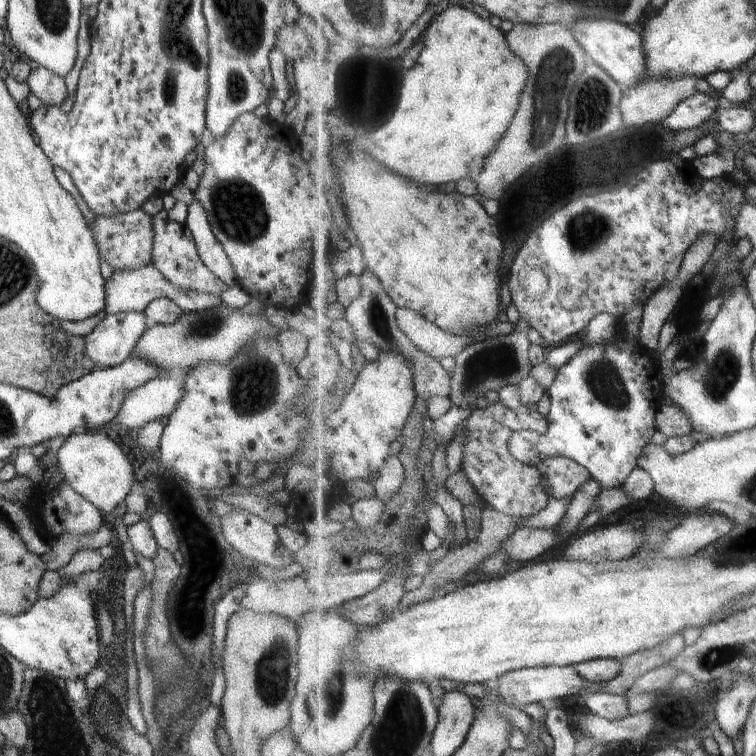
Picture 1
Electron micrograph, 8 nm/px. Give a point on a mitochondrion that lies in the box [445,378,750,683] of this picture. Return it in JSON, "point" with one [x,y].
{"point":[715,657]}

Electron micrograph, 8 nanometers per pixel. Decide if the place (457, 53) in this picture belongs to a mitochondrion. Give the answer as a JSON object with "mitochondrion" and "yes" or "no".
{"mitochondrion":"no"}

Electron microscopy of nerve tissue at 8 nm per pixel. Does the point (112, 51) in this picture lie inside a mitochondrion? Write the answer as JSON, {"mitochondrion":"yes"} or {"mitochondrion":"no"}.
{"mitochondrion":"no"}

